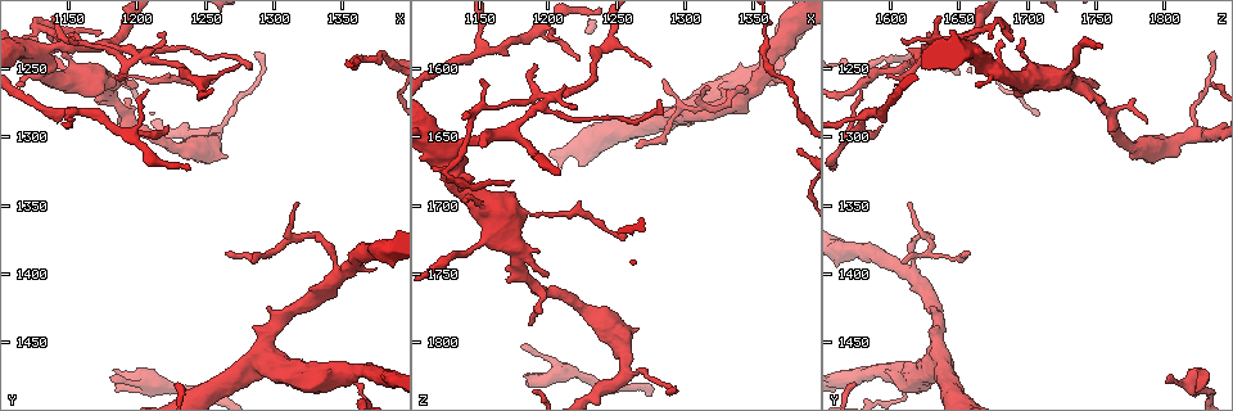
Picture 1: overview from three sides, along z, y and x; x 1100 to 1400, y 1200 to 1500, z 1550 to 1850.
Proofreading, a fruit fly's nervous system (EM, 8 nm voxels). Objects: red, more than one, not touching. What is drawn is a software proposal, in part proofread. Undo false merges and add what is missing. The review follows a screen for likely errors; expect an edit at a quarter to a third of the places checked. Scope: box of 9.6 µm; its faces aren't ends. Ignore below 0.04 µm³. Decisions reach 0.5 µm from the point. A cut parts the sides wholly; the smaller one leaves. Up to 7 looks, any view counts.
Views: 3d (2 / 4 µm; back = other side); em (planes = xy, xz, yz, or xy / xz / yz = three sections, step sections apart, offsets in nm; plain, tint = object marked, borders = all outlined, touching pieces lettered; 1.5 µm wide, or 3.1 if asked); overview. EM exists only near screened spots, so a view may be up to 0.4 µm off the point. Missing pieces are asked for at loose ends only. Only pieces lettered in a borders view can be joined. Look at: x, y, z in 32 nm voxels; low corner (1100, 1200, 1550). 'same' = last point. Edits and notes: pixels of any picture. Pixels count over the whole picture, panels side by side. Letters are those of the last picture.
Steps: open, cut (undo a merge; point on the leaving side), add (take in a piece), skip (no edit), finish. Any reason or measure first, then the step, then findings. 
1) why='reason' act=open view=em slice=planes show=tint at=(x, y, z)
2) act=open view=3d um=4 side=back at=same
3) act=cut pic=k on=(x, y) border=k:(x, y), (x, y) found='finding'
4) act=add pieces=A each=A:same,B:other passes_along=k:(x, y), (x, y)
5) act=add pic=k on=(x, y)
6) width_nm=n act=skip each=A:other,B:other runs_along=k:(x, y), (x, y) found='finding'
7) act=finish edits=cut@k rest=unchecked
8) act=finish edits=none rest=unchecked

why='branch stops here' act=open view=em slice=planes show=borders at=(1256, 1262, 1726)

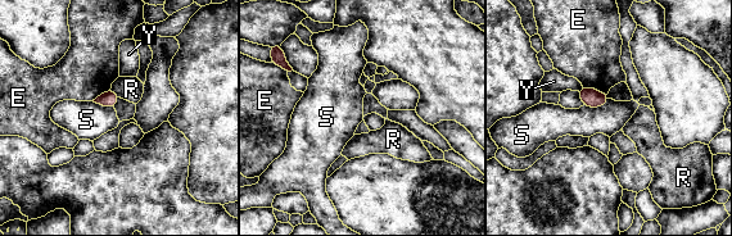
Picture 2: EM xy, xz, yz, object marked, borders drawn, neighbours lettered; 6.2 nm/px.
act=skip each=E:other,R:other,S:other,Y:other border=2:(609, 98), (600, 107), (583, 105) found='no lettered piece goes on from it'

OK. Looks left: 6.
act=open view=3d um=4 at=(1288, 1236, 1834)

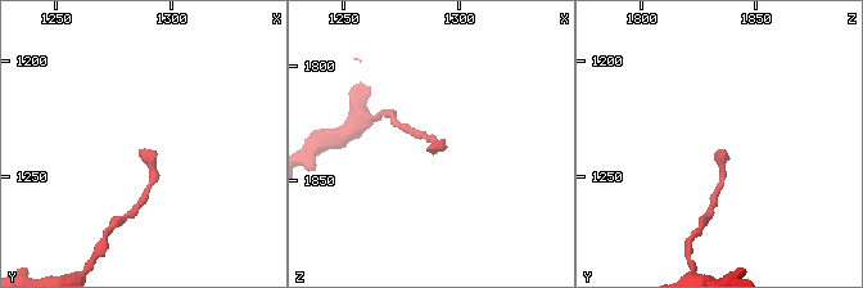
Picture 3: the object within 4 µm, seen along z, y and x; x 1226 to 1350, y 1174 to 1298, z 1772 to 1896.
why='need the tissue' act=open view=em slice=yz step=8 show=tint at=(1288, 1237, 1834)

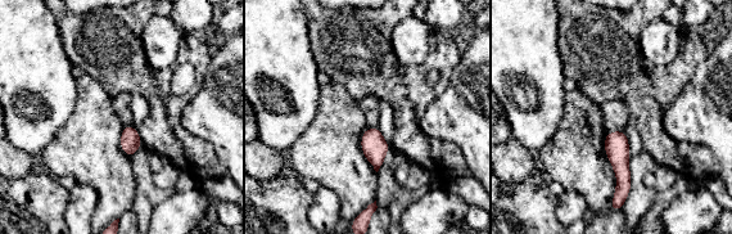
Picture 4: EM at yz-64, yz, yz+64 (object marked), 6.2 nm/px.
act=open view=em slice=yz step=8 show=borders at=same

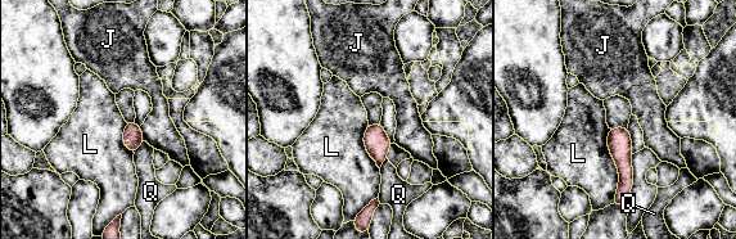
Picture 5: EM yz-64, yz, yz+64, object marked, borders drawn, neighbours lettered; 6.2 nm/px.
act=skip each=J:other,L:other,Q:other border=5:(609, 129), (618, 172), (613, 203) found='none of them fits'

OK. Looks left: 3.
why='thick turns thin' act=open view=3d um=2 side=back at=(1180, 1260, 1734)

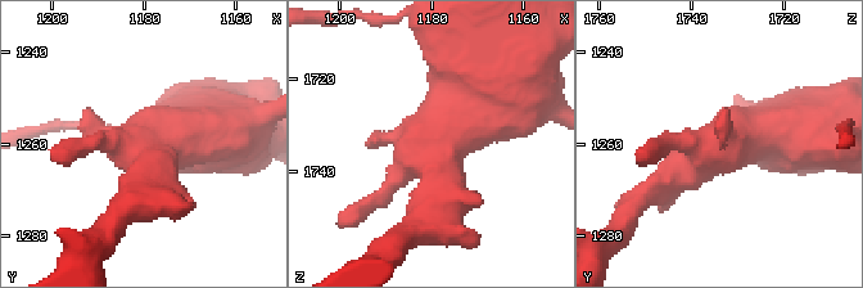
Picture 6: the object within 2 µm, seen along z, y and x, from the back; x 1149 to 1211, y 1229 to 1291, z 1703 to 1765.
act=open view=em slice=xy step=4 show=tint at=(1179, 1263, 1735)

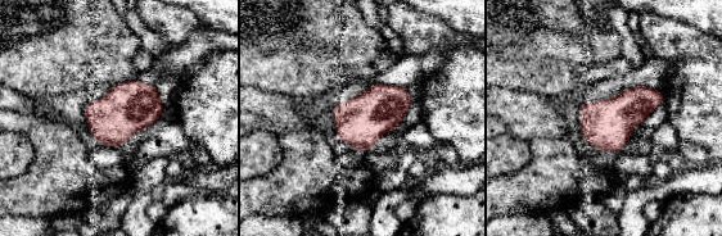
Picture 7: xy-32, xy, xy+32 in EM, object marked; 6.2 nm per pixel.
act=open view=em slice=yz step=8 show=borders at=same

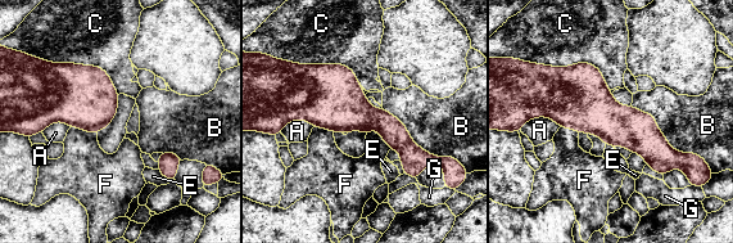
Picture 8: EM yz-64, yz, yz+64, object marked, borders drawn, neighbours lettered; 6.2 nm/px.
longest_contact=C:460nm act=skip each=A:other,B:other,C:other,E:other,F:other,G:other border=8:(541, 63), (589, 62), (610, 89) found='one cell here'

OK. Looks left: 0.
act=finish edits=none rest=unchecked

